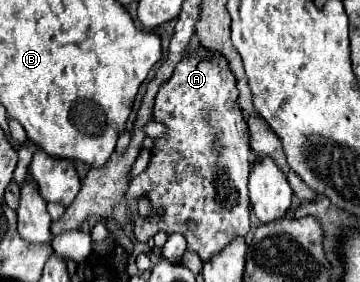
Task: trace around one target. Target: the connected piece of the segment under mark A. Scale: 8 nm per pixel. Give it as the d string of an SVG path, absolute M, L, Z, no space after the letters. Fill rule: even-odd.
M206 47L186 53L174 67L172 77L160 85L152 117L166 125L166 135L154 139L148 169L134 177L124 193L132 209L130 219L138 241L146 243L158 231L168 235L182 233L188 239L188 251L198 253L206 263L236 237L248 235L250 137L246 115L236 99L236 77L228 61ZM142 197L150 201L150 217L138 213L138 201Z

